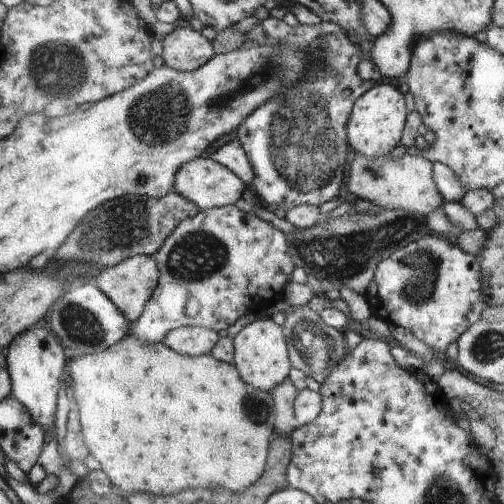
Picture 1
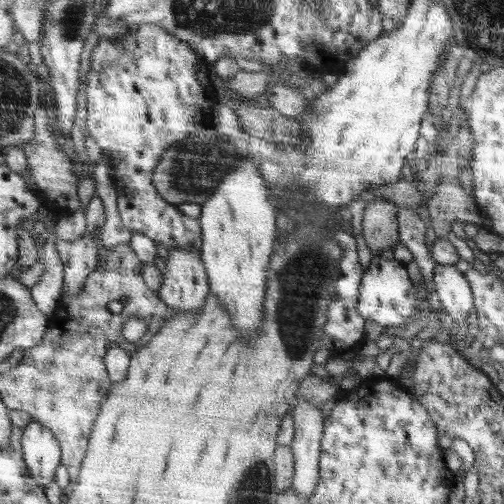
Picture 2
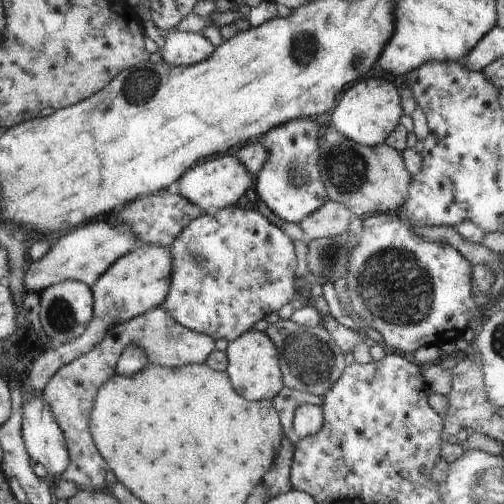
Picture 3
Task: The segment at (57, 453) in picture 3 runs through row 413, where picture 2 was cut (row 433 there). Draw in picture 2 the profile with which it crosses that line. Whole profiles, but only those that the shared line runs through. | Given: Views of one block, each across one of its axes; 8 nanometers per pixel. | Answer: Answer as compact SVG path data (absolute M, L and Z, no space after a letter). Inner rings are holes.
M37 420L25 428L23 462L43 492L51 482L55 482L57 468L63 464L63 448L59 438Z

